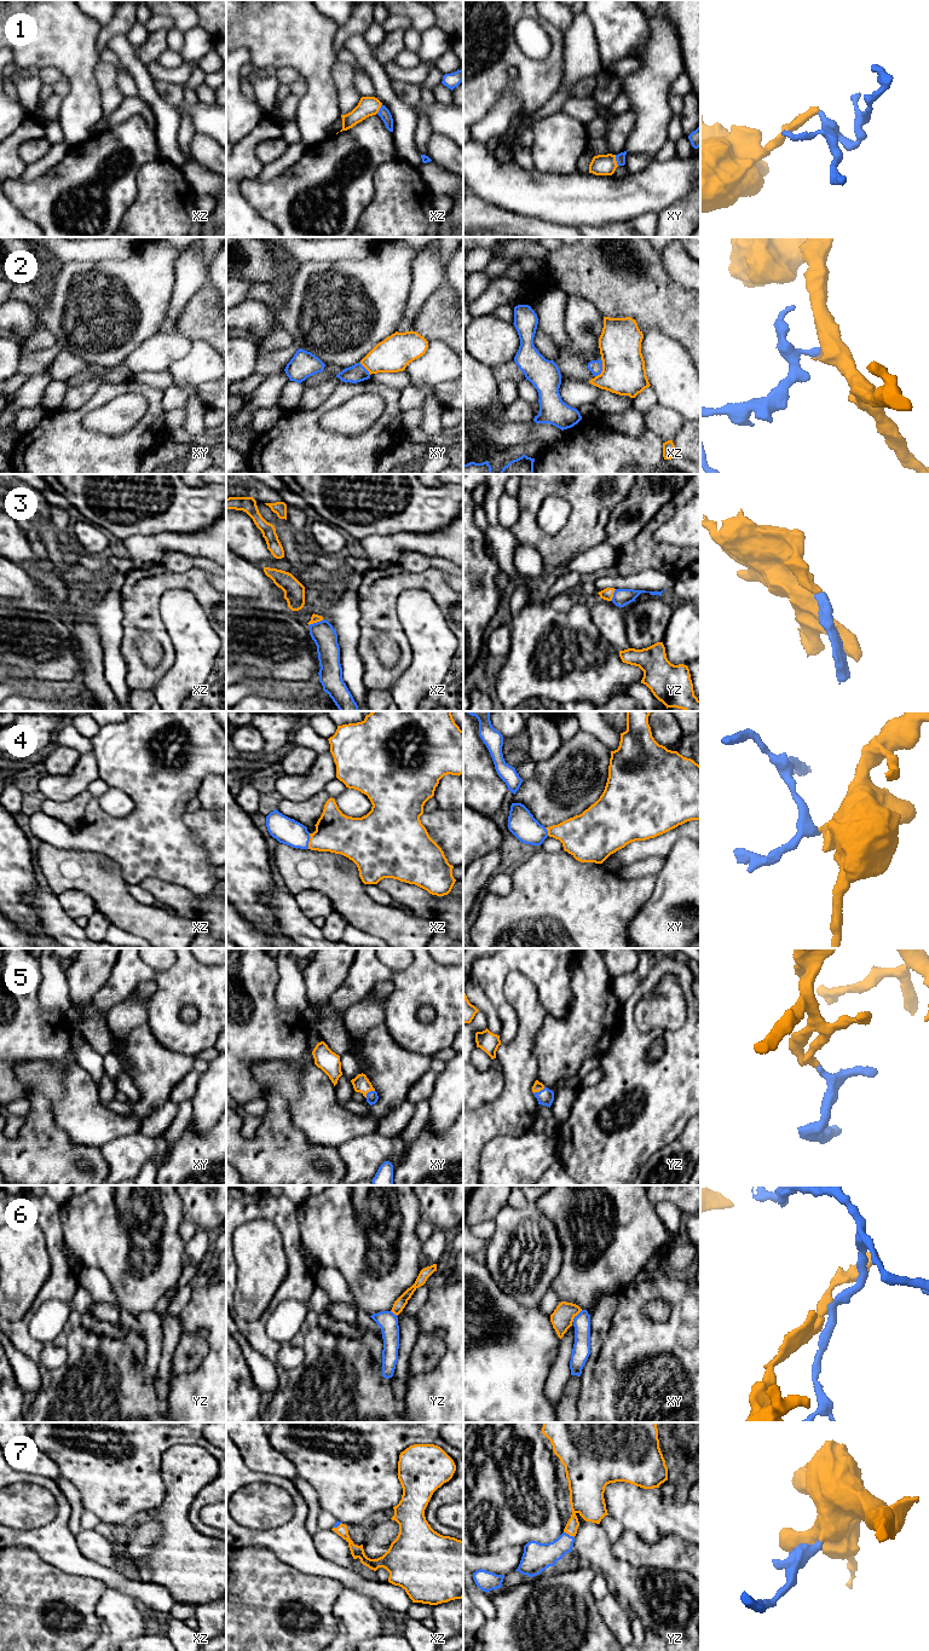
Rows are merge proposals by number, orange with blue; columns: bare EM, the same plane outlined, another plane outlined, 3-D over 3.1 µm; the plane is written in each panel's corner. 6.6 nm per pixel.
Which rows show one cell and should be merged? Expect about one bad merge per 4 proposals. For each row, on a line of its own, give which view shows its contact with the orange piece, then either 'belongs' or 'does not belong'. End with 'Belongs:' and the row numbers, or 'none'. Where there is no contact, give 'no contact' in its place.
1: contact in xy; belongs
2: contact in xz; does not belong
3: contact in xz; belongs
4: contact in xz; belongs
5: contact in xy; belongs
6: contact in xy; does not belong
7: contact in yz; belongs
Belongs: 1, 3, 4, 5, 7

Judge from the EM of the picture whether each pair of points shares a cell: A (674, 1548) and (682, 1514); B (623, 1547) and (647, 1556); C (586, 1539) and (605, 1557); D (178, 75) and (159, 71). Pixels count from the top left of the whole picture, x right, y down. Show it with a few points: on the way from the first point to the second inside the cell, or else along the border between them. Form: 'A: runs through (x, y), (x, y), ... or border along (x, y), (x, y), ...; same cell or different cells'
A: border along (687, 1540), (676, 1535), (663, 1535), (650, 1543); different cells
B: runs through (629, 1548), (641, 1553); same cell
C: runs through (590, 1542), (600, 1552); same cell
D: runs through (173, 75), (163, 74); same cell

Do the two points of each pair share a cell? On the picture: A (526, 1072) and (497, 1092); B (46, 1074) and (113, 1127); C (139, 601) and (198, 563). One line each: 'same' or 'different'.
A: same
B: different
C: different

